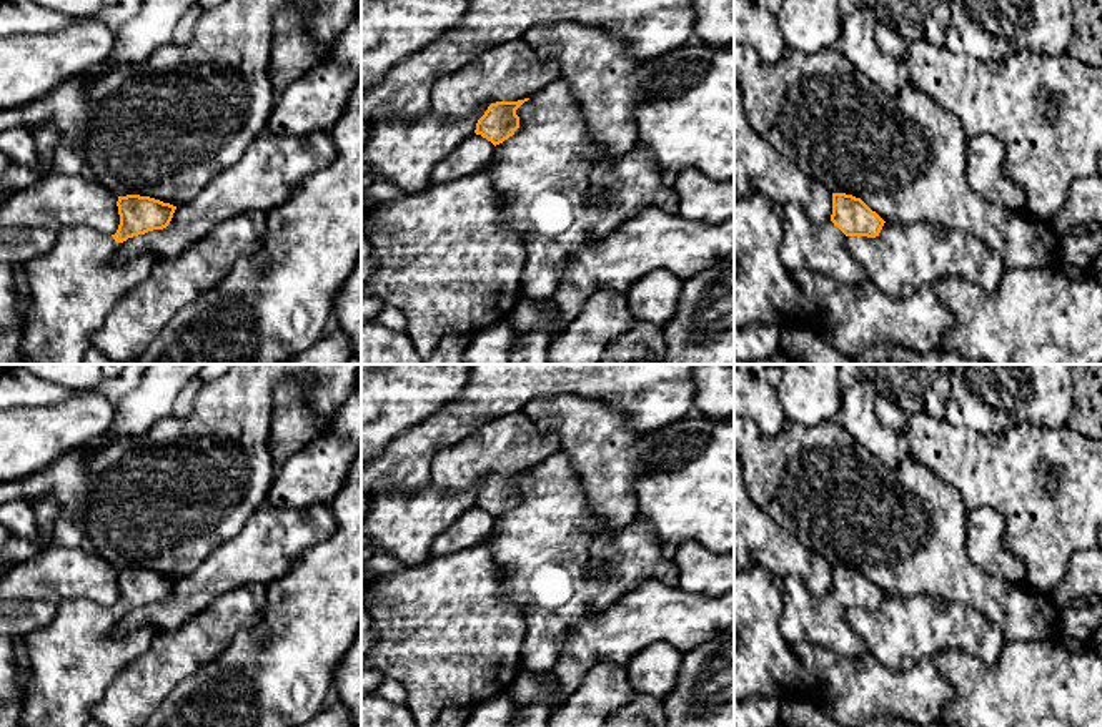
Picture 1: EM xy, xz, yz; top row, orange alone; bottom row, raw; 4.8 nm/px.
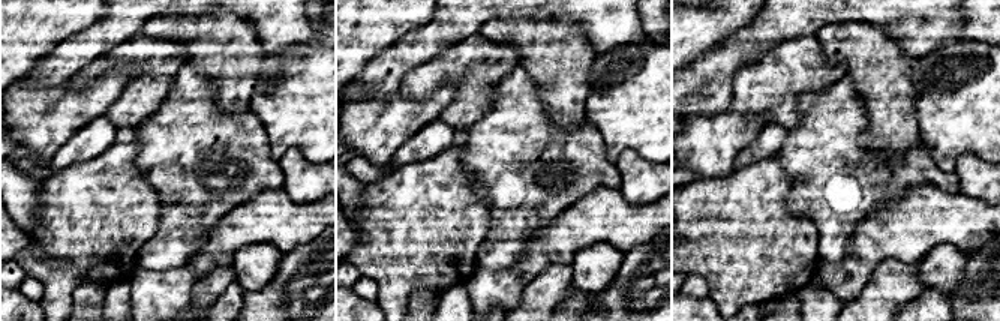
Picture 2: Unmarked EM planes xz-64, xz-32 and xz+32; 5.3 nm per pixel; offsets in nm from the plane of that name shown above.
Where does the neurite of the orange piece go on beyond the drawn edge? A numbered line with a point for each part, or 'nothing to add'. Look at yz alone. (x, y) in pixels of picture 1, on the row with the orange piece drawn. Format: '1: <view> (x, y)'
nothing to add

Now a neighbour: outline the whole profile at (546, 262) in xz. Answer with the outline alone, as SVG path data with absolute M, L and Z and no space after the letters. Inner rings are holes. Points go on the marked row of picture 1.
M563 77L524 101L516 115L519 116L519 128L513 136L494 146L486 168L503 200L501 216L511 230L523 233L526 240L528 261L521 273L521 296L536 301L553 296L568 261L578 250L609 235L643 208L653 206L678 213L678 193L661 181L656 161L639 143L626 155L611 158L591 140L584 111Z

